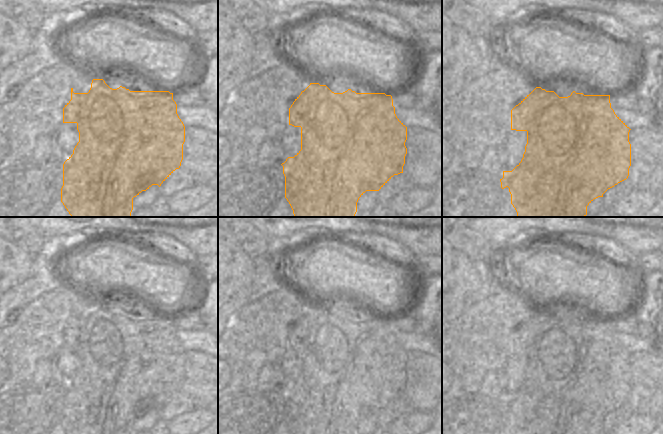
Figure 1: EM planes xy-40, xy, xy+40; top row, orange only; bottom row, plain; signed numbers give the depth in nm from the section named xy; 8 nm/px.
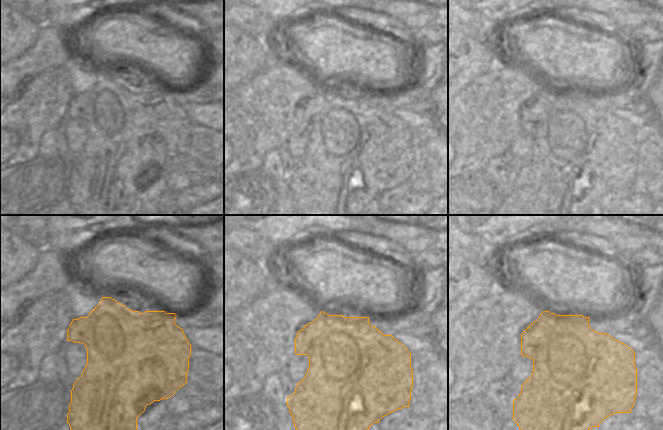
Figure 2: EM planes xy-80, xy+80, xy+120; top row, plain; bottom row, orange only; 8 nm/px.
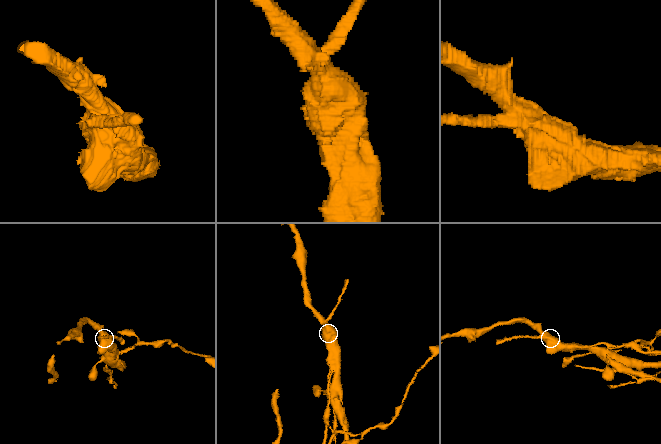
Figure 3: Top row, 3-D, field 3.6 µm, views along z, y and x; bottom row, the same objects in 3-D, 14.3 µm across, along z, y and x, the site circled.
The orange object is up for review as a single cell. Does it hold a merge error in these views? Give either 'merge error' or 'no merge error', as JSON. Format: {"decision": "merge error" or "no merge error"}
{"decision": "merge error"}

